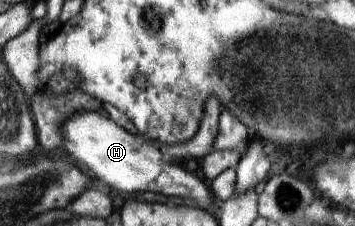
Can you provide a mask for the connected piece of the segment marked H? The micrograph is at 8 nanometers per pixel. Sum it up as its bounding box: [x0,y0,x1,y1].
[62,111,213,207]

